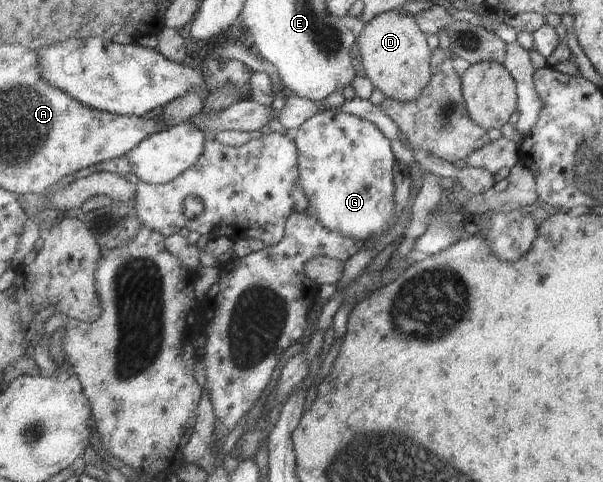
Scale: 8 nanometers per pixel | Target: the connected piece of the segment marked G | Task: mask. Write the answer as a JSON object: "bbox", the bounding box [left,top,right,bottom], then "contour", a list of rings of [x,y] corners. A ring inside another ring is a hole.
{"bbox":[292,110,397,242],"contour":[[[327,110],[307,120],[292,137],[297,149],[300,151],[299,167],[301,188],[303,188],[305,196],[309,198],[309,209],[307,210],[309,214],[315,216],[327,230],[333,230],[333,232],[337,232],[337,234],[343,234],[345,238],[355,238],[361,240],[361,242],[365,242],[365,240],[369,240],[369,238],[383,236],[389,228],[392,228],[390,224],[395,214],[395,202],[393,202],[393,196],[395,196],[395,174],[393,174],[393,170],[395,170],[397,158],[395,158],[395,154],[393,154],[393,150],[391,150],[390,140],[373,122],[361,120],[361,118],[357,118],[357,116],[352,116],[351,114],[344,114],[343,112],[332,113]]]}

